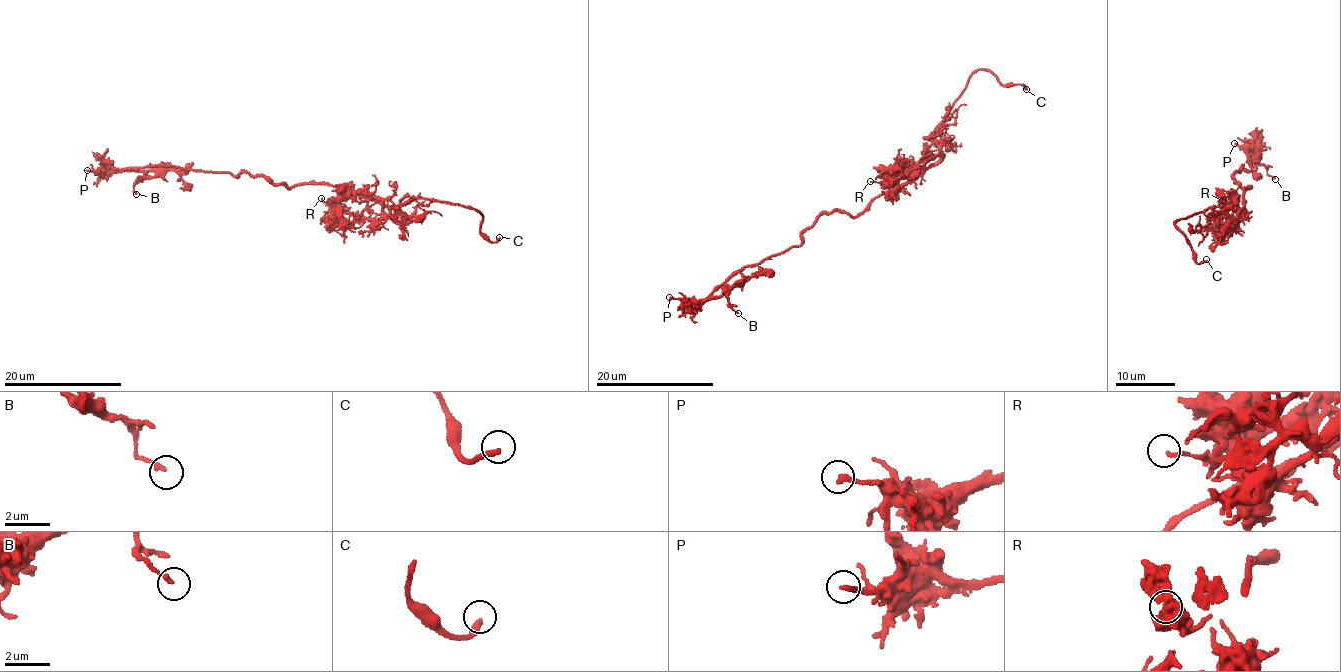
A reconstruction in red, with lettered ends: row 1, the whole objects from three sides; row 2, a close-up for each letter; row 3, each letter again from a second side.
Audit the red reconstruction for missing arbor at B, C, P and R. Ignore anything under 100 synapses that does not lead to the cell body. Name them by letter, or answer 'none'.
C

